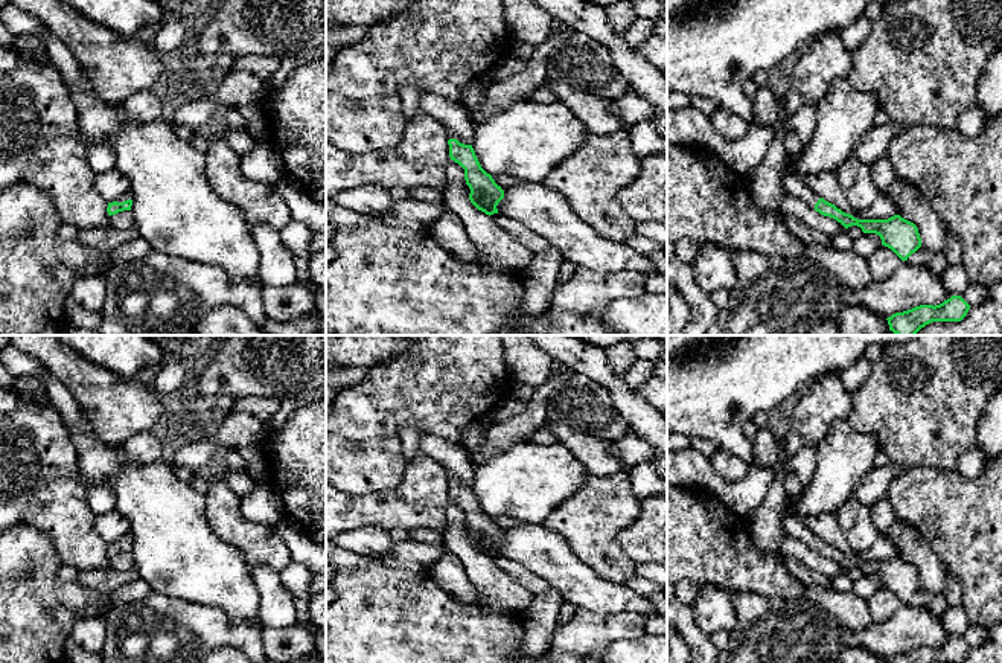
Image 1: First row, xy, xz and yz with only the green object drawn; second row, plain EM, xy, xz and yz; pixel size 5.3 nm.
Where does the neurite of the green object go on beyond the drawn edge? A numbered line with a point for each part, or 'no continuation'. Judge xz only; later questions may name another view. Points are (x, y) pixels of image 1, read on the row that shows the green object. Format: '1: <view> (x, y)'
no continuation

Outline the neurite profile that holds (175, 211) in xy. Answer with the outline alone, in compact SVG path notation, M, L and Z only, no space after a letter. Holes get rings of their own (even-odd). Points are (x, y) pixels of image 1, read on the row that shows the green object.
M91 82L88 91L70 90L70 96L82 137L90 145L108 142L116 155L114 169L129 178L136 229L152 250L219 267L231 283L259 277L259 250L242 210L213 191L206 175L206 155L180 139L172 122L131 122L122 104L107 102Z

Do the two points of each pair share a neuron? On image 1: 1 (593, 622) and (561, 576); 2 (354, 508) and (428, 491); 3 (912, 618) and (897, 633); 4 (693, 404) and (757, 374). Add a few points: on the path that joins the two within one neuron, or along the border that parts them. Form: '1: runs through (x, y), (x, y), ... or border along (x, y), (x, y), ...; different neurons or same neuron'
1: border along (577, 608), (590, 611), (622, 610); different neurons
2: runs through (372, 508), (401, 508), (410, 505); same neuron
3: runs through (909, 621), (900, 630); same neuron
4: runs through (708, 393), (742, 377); same neuron

